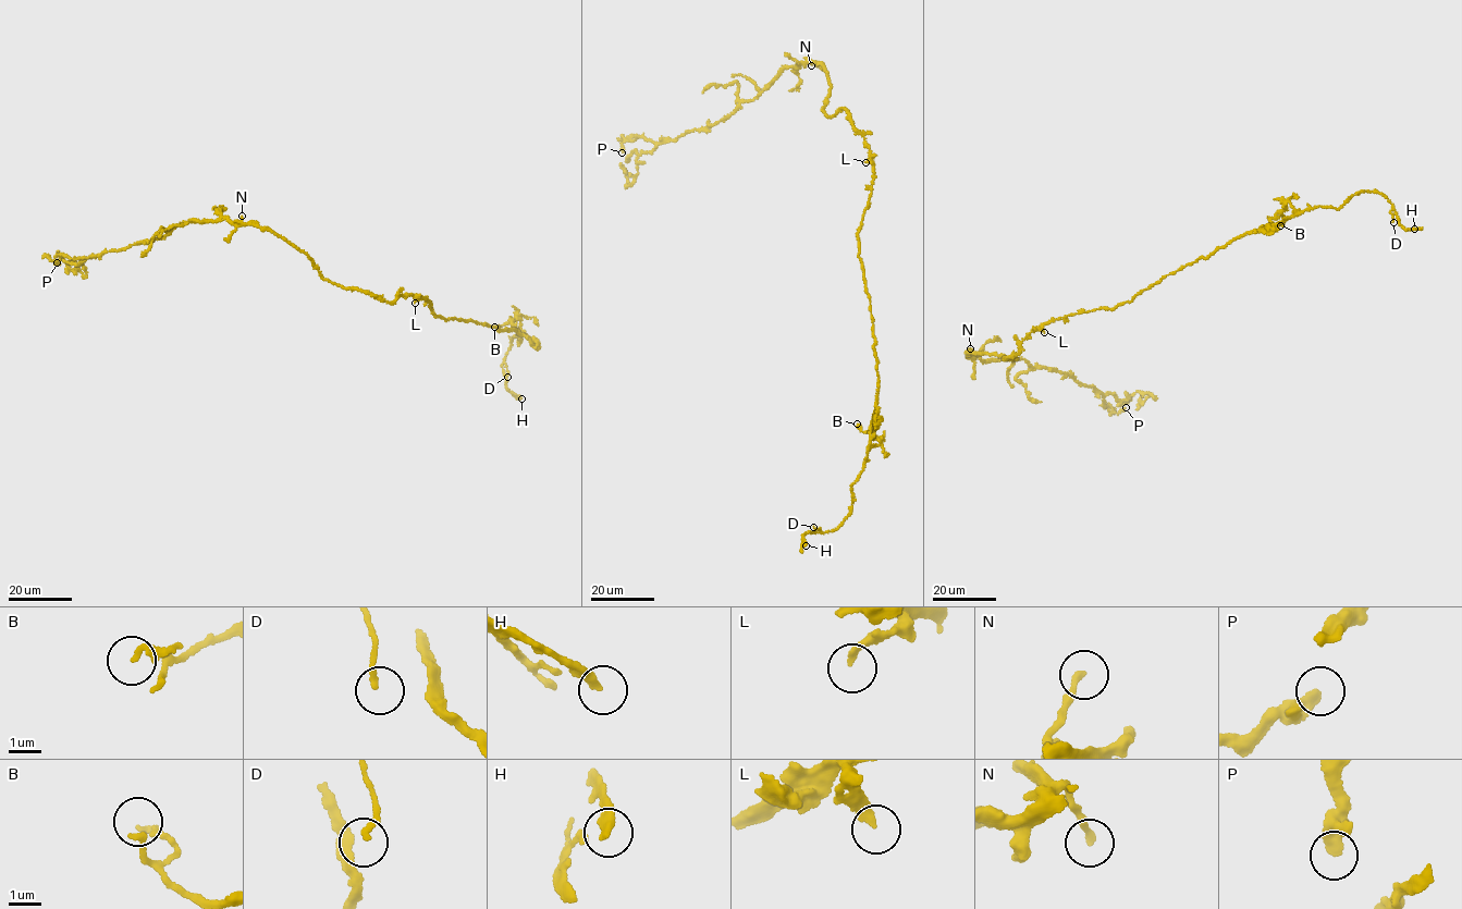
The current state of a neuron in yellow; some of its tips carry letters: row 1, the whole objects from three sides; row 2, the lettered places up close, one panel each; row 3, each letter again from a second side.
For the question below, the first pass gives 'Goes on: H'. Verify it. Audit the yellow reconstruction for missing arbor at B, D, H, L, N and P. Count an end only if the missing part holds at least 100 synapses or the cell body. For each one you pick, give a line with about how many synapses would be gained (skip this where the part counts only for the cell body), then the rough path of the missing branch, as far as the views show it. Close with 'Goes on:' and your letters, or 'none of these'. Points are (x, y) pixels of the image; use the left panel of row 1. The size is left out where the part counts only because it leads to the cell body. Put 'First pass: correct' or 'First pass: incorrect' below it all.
H: (521, 398), (542, 398), (553, 393), (562, 377), (560, 375)
Goes on: H
First pass: correct

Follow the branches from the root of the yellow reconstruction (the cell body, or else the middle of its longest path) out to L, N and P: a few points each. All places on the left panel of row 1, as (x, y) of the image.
L: (393, 302), (408, 295), (418, 296), (415, 303)
N: (393, 302), (327, 280), (306, 254), (271, 231), (245, 225), (242, 216)
P: (393, 302), (327, 280), (281, 236), (223, 218), (57, 262)

